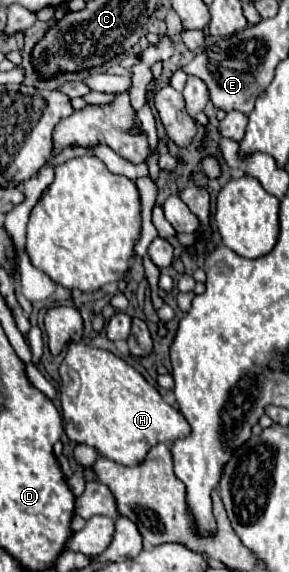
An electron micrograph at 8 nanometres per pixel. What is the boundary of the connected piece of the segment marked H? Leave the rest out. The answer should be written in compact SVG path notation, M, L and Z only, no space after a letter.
M71 343L71 345L67 347L67 355L65 355L65 359L63 359L61 367L59 367L59 373L61 373L61 409L63 409L63 425L65 425L67 437L69 437L73 443L85 443L85 445L95 447L95 449L99 451L99 455L103 455L103 457L107 457L107 459L111 459L111 461L117 461L117 463L121 463L121 465L139 465L139 463L145 461L147 451L149 451L151 447L155 447L157 443L173 443L175 439L185 439L185 437L191 433L191 427L187 427L187 421L183 419L183 415L179 415L179 409L167 405L167 403L163 401L163 397L159 395L159 391L157 391L153 385L149 385L149 383L145 381L145 377L143 377L137 369L133 369L129 363L125 363L125 361L119 359L117 355L113 355L111 351L95 349L95 347L83 345L83 343Z

